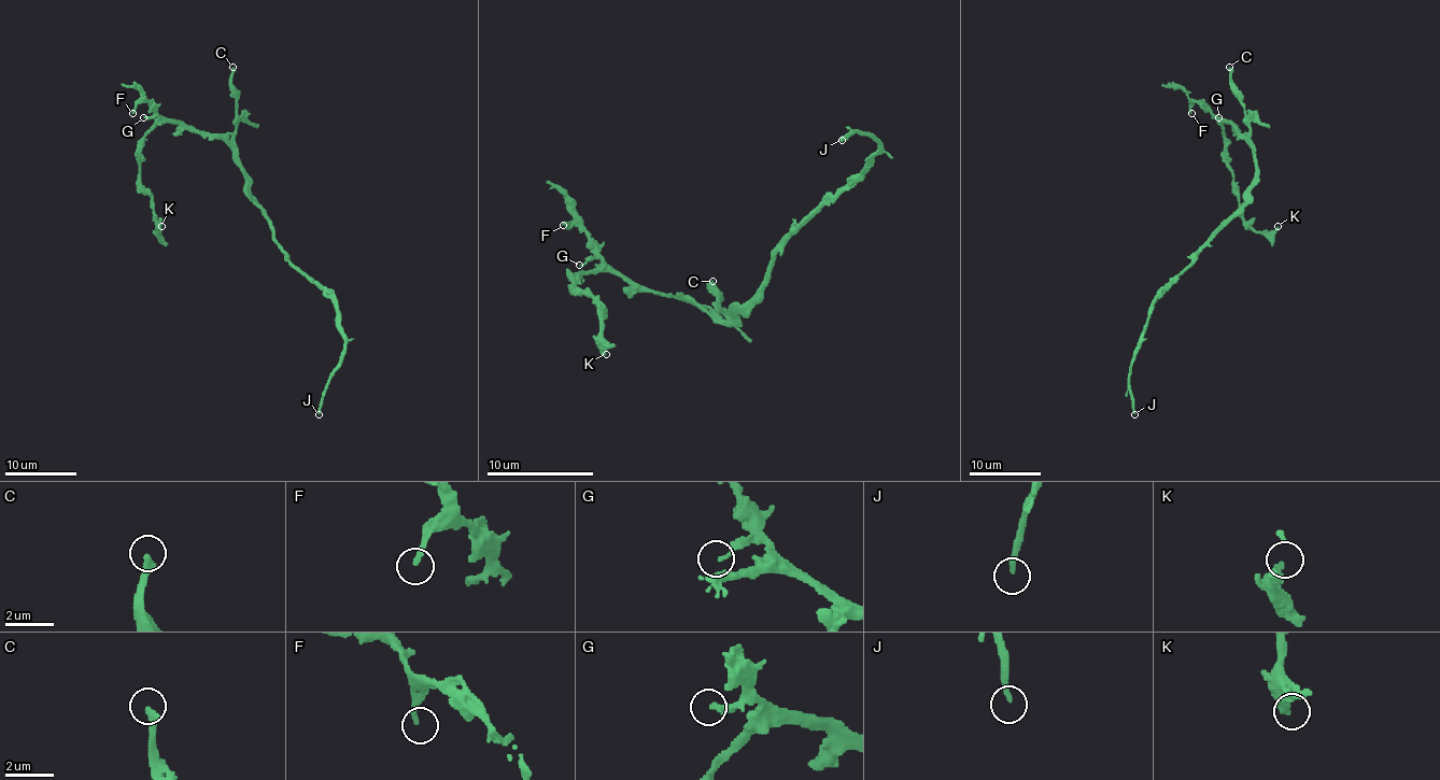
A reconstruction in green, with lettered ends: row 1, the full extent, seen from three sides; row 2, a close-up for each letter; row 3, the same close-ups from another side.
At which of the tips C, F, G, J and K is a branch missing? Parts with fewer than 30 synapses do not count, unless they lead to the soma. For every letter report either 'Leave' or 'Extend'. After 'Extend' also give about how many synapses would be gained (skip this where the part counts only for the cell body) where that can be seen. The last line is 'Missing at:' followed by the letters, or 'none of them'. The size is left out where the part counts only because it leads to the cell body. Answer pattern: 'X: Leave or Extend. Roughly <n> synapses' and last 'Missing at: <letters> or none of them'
C: Extend. Roughly 40 synapses
F: Leave
G: Leave
J: Leave
K: Leave
Missing at: C

